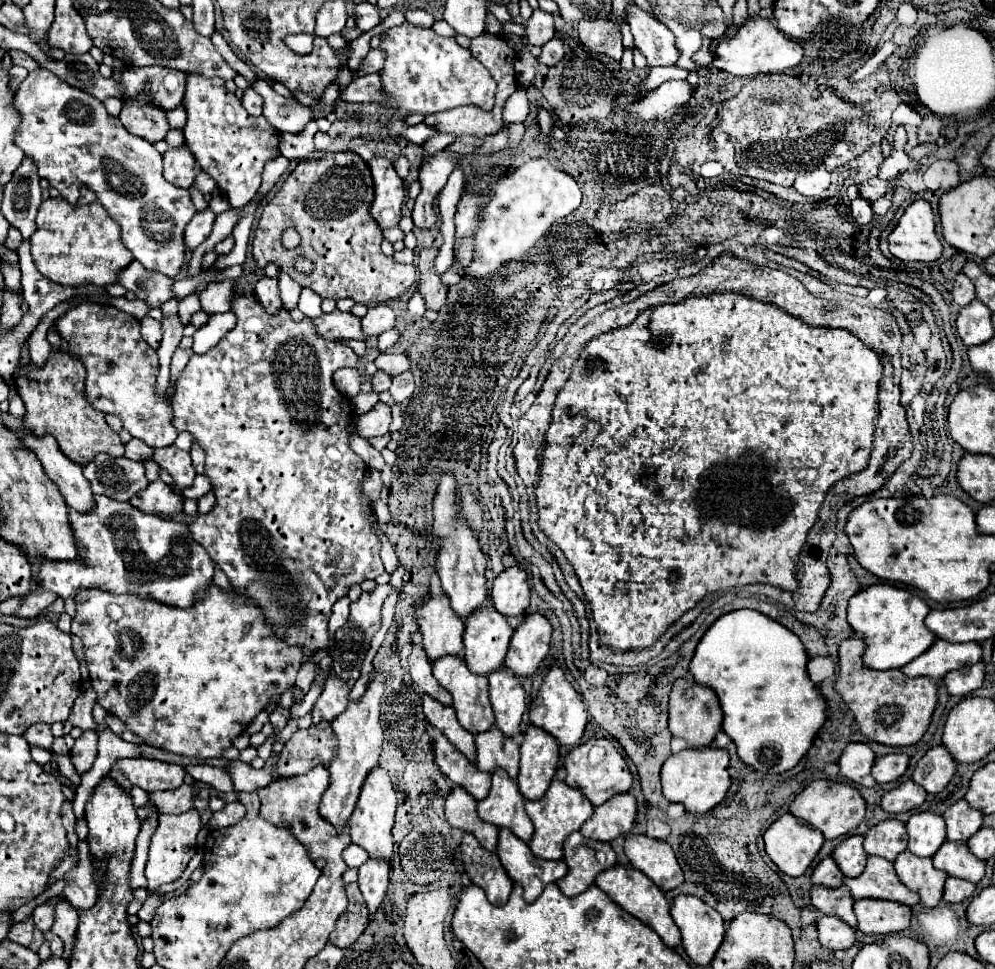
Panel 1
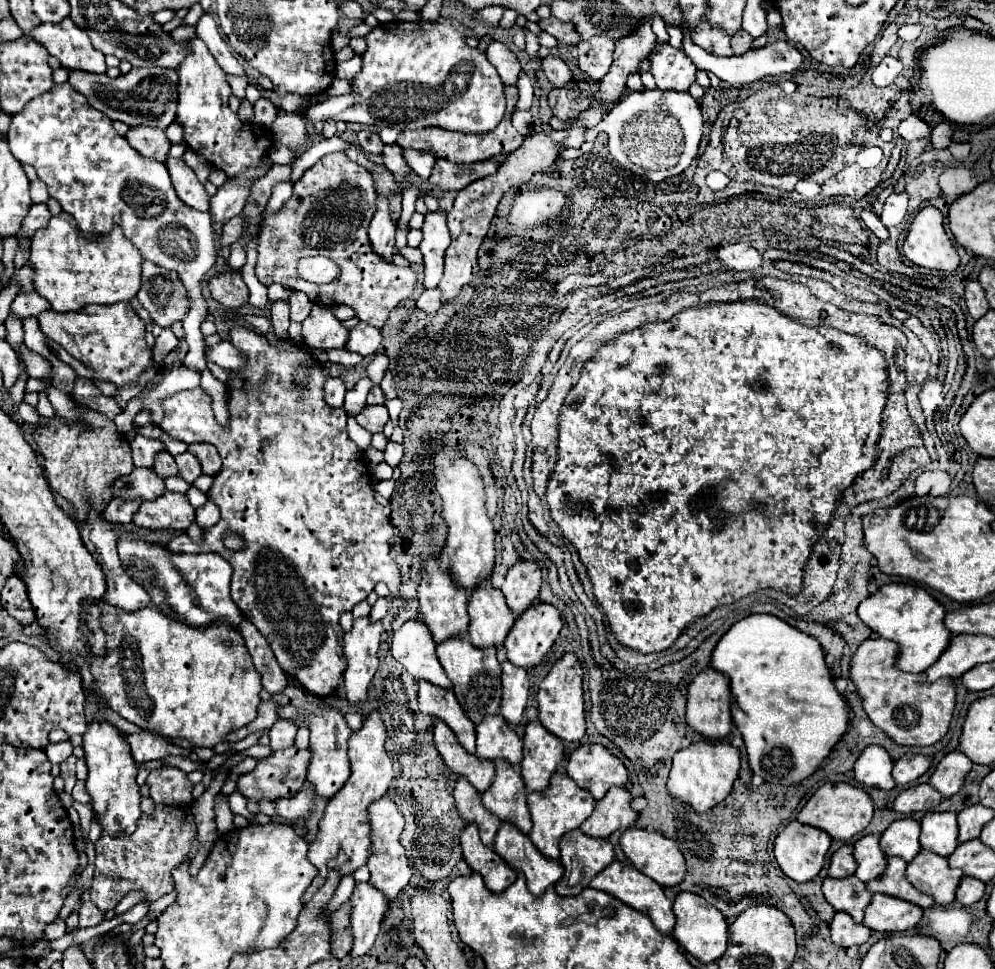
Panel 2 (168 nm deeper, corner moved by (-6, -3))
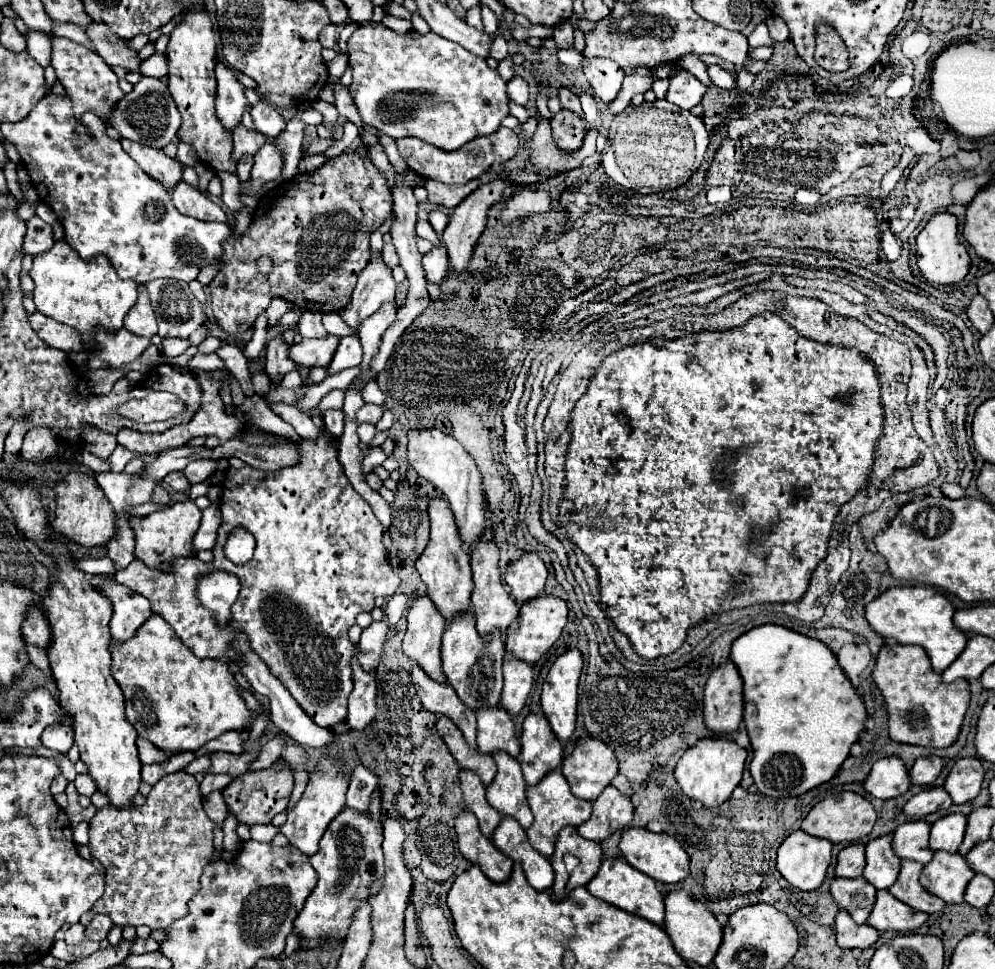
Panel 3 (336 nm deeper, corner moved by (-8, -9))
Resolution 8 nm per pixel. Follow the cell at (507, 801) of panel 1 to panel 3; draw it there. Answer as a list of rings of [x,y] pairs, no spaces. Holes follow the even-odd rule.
[[[493,752],[497,764],[497,774],[487,786],[489,804],[503,816],[515,818],[523,828],[529,828],[533,814],[525,798],[525,780],[517,758],[507,756],[507,752]]]

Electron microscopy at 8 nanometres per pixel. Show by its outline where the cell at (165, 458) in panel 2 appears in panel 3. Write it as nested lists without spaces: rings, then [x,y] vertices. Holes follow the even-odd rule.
[[[171,472],[171,474],[167,474],[167,480],[163,480],[163,482],[167,482],[175,490],[189,490],[191,488],[191,484],[183,476],[183,472]]]

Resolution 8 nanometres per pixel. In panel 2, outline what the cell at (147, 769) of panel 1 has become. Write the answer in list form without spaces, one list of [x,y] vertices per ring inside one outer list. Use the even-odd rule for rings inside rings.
[[[163,766],[157,770],[151,770],[151,774],[147,776],[147,784],[151,788],[151,798],[155,800],[155,812],[151,816],[141,816],[137,822],[137,831],[129,836],[109,836],[109,834],[101,834],[99,842],[95,844],[95,876],[93,876],[93,886],[91,886],[91,902],[99,908],[99,910],[113,910],[117,906],[117,902],[131,890],[143,890],[145,892],[145,900],[157,900],[159,896],[171,892],[173,880],[171,880],[171,870],[181,864],[189,852],[189,844],[197,834],[197,826],[191,814],[191,790],[193,784],[187,780],[187,774],[179,768],[171,768],[171,766]]]

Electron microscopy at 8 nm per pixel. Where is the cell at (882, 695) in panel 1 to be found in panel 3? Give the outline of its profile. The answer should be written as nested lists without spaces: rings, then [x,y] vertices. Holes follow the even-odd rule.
[[[885,644],[877,656],[873,680],[889,706],[889,736],[895,742],[947,748],[957,740],[969,708],[969,682],[955,680],[943,684],[941,674],[931,668],[929,656],[921,646]]]

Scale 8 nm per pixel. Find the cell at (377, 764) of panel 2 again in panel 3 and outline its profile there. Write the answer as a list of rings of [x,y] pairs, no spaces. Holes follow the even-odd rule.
[[[381,792],[373,794],[369,814],[345,808],[333,818],[319,842],[319,852],[311,856],[311,866],[315,868],[319,882],[313,888],[311,896],[305,900],[303,910],[295,918],[293,930],[301,938],[299,950],[313,950],[319,948],[323,942],[329,942],[333,946],[345,940],[359,902],[371,896],[369,888],[375,882],[375,876],[383,876],[381,842]]]

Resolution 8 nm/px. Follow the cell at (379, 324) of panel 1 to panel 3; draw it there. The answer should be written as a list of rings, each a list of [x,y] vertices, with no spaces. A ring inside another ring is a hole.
[[[345,336],[339,340],[339,346],[335,350],[335,356],[331,360],[331,364],[327,366],[327,372],[329,376],[331,374],[337,374],[345,368],[353,368],[353,366],[359,366],[361,364],[361,356],[363,356],[363,350],[361,350],[361,342],[357,336]]]

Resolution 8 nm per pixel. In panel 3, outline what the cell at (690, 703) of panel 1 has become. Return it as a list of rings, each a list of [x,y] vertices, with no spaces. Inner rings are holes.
[[[727,660],[719,668],[715,668],[705,686],[705,724],[715,734],[735,732],[743,720],[743,680],[737,666]]]

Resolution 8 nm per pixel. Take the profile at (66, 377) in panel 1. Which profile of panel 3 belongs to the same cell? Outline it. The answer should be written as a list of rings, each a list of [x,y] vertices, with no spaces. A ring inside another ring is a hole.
[[[71,472],[65,480],[57,482],[55,486],[57,492],[57,510],[55,510],[55,518],[51,522],[51,528],[65,536],[71,542],[77,542],[85,548],[93,548],[99,544],[109,542],[109,538],[115,534],[113,528],[113,508],[109,504],[109,500],[103,496],[101,488],[97,486],[97,482],[81,472]]]

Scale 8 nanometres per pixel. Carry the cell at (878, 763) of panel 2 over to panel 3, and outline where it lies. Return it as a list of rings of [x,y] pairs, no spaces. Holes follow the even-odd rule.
[[[881,758],[873,764],[871,774],[865,780],[865,790],[881,800],[895,798],[909,790],[909,772],[901,758]]]

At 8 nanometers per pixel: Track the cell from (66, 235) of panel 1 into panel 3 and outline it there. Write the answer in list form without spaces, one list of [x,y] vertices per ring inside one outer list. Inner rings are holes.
[[[65,240],[55,242],[55,246],[33,260],[31,278],[35,284],[35,306],[45,316],[55,318],[61,324],[73,326],[79,332],[81,344],[85,348],[97,348],[95,328],[101,326],[107,332],[117,332],[123,328],[125,314],[133,308],[137,300],[137,284],[133,280],[123,280],[117,276],[113,264],[107,256],[97,256],[95,260],[83,260],[75,254]]]

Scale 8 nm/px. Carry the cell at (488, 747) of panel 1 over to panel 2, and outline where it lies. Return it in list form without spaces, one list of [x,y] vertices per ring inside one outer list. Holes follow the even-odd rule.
[[[501,714],[487,716],[477,726],[477,754],[475,756],[481,760],[501,758],[515,766],[523,758],[523,740],[501,718]]]

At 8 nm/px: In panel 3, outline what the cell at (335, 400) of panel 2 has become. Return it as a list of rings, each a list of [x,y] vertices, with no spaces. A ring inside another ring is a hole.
[[[327,410],[323,414],[323,424],[331,436],[341,438],[341,434],[343,434],[343,412],[341,410]]]

